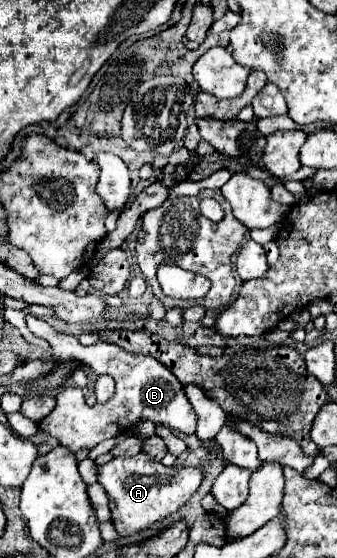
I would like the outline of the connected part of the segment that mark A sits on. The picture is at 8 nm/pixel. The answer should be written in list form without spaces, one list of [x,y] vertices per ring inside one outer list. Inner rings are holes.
[[[144,451],[132,457],[114,457],[98,467],[98,483],[106,489],[108,497],[116,501],[112,523],[120,535],[142,533],[172,513],[180,511],[190,497],[198,491],[204,479],[202,465],[172,465],[166,467],[150,459]]]

